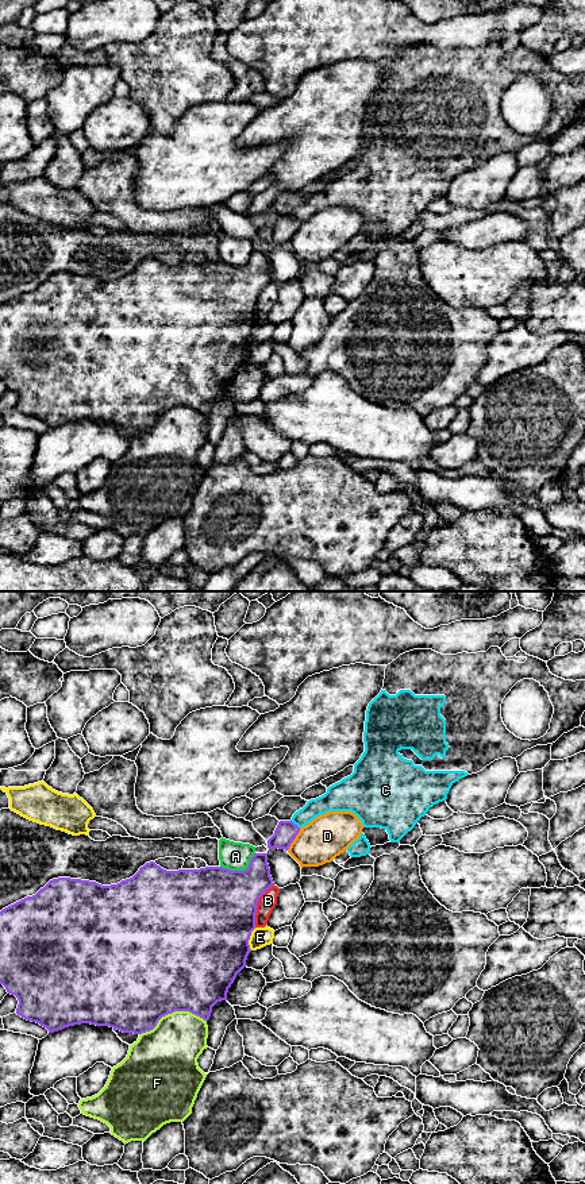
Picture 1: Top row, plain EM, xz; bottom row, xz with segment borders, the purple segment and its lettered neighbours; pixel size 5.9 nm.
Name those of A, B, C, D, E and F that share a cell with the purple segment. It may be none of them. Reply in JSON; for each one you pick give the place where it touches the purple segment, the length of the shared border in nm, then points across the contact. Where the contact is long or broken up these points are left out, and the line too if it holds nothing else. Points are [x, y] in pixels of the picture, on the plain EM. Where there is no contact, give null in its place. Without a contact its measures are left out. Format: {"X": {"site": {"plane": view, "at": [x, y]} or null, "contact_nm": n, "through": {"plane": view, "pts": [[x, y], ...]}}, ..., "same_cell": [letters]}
{"same_cell": []}

